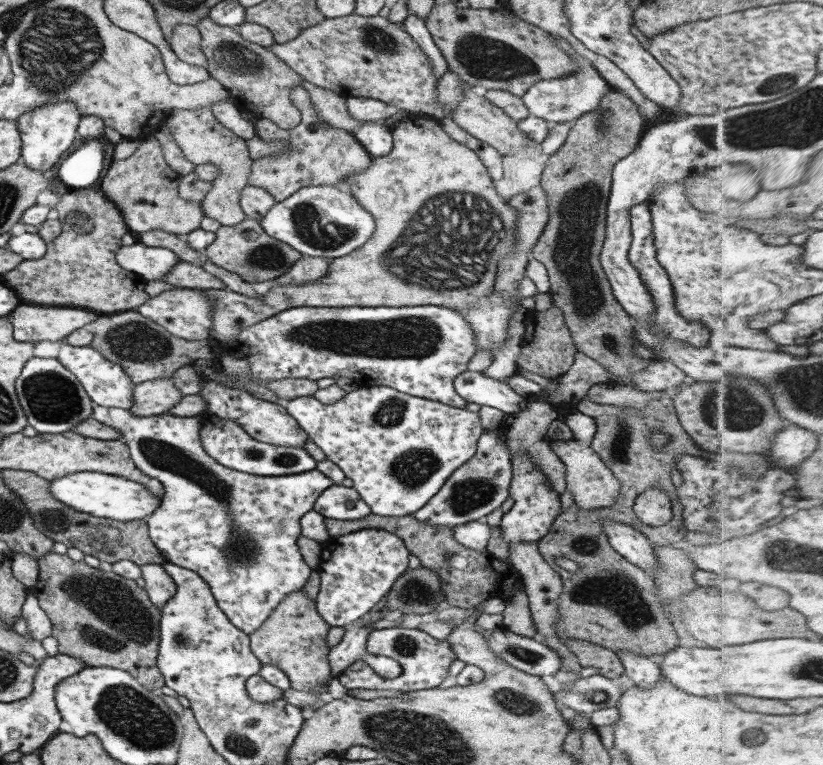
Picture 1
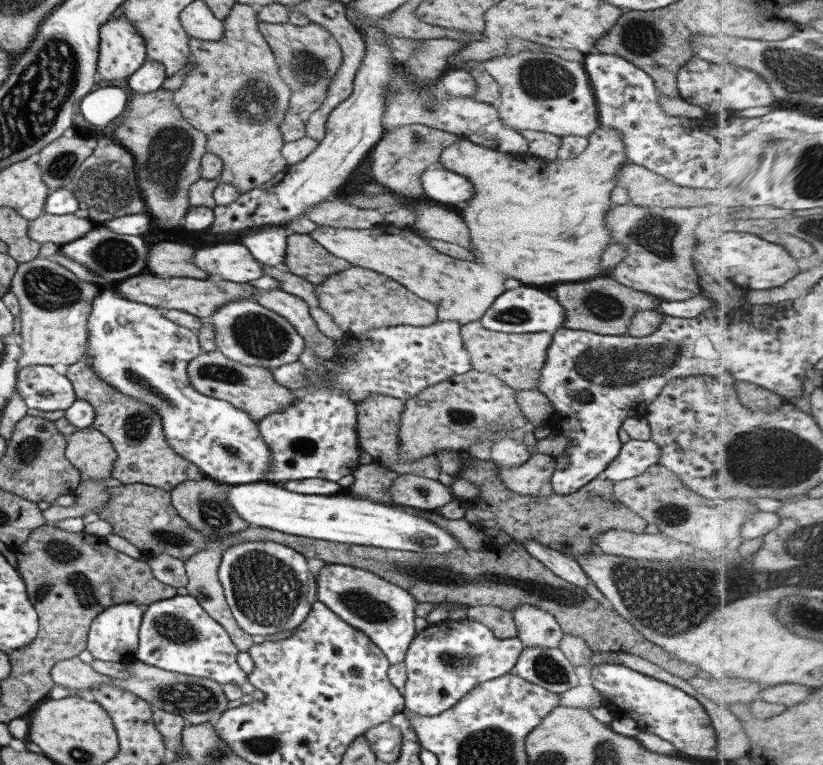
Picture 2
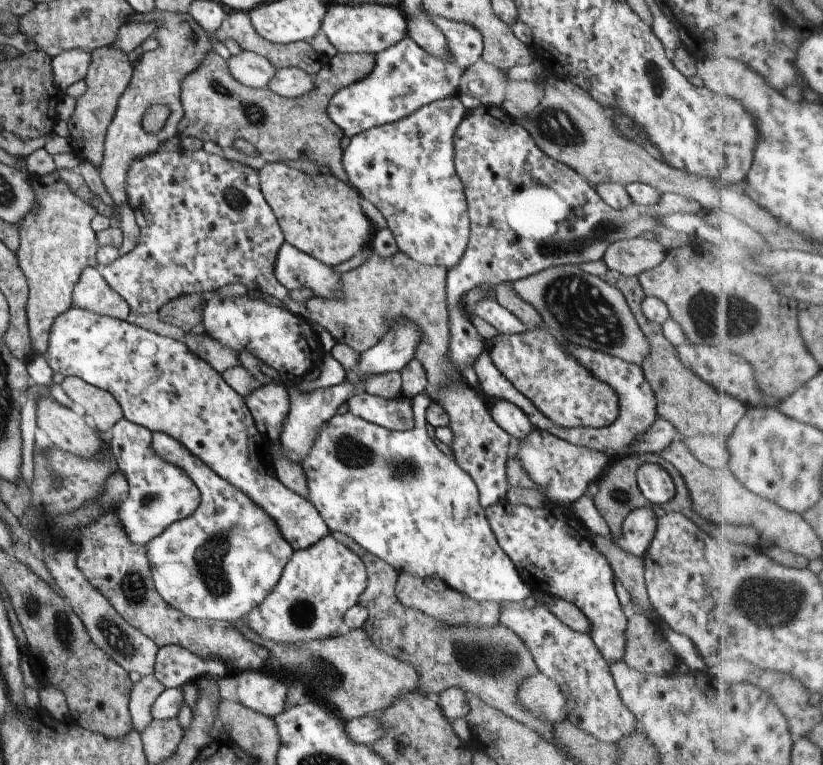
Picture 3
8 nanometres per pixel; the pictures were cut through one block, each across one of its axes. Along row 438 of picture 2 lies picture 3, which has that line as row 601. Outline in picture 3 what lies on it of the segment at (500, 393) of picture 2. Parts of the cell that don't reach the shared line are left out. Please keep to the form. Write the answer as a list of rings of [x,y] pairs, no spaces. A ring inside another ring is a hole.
[[[398,573],[394,582],[394,594],[397,600],[408,609],[420,610],[423,614],[433,617],[439,623],[446,625],[479,625],[480,627],[490,627],[496,625],[500,604],[496,602],[477,602],[466,597],[456,590],[445,588],[442,591],[435,592],[427,588],[423,583],[422,577],[414,577],[409,573]]]

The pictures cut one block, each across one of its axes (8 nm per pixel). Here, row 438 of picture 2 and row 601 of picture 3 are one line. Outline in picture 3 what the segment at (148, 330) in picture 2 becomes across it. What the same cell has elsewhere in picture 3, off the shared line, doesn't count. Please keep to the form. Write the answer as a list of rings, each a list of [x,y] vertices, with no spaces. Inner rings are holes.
[[[157,431],[151,436],[152,449],[167,462],[181,467],[200,492],[200,503],[193,514],[175,521],[144,545],[154,587],[167,604],[186,617],[237,623],[272,591],[294,550],[281,536],[276,522],[245,493],[218,477],[172,436]]]

